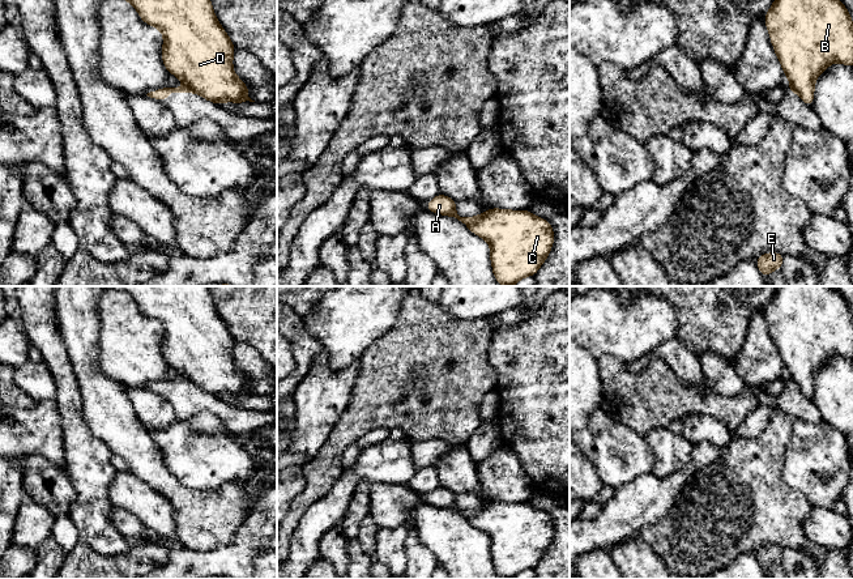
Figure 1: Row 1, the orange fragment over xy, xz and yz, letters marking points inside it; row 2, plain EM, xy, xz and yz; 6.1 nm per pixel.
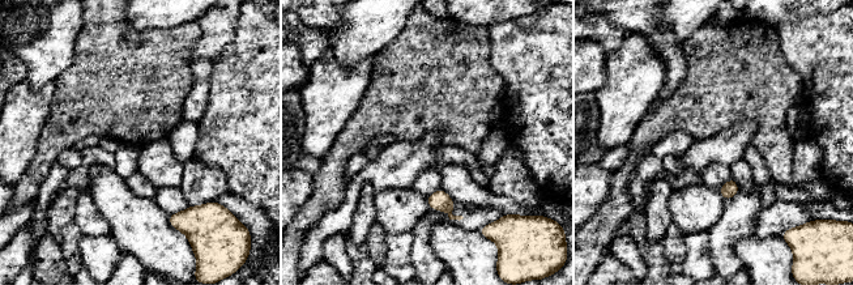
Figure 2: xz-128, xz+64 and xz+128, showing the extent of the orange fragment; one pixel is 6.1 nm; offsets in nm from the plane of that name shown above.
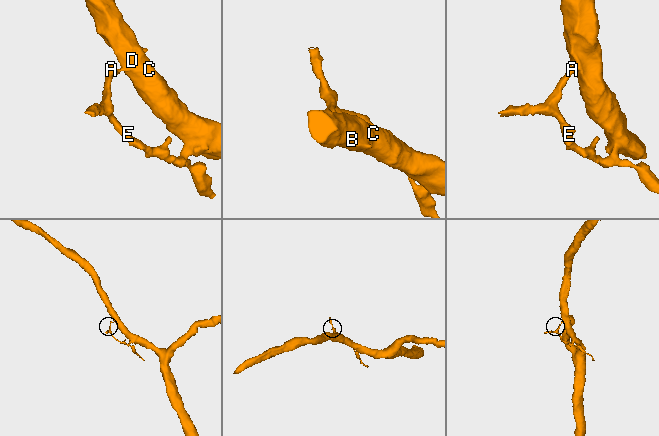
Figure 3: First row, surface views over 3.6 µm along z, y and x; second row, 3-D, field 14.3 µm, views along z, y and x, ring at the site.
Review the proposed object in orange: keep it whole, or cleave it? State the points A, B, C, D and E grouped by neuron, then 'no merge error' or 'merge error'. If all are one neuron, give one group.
groups A E / B C D; merge error

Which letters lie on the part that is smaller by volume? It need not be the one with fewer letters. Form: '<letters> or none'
A, E

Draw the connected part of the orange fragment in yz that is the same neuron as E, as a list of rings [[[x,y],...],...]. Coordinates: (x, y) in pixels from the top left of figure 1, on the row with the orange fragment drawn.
[[[768,252],[764,255],[760,255],[755,263],[763,274],[764,278],[767,278],[772,271],[781,269],[782,267],[784,255],[780,252]]]

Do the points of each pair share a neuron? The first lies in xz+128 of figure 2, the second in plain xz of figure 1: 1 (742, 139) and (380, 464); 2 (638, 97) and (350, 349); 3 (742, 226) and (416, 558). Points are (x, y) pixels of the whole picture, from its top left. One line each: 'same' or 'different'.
1: same
2: different
3: same

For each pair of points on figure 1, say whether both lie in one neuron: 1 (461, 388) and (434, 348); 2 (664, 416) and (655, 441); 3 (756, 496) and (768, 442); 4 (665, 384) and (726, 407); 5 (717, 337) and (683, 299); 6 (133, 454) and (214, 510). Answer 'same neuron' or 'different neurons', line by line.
1: same neuron
2: different neurons
3: same neuron
4: same neuron
5: same neuron
6: same neuron

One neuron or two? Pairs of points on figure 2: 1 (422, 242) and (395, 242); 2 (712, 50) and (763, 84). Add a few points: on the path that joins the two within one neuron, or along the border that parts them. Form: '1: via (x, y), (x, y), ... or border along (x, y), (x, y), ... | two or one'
1: border along (412, 232), (410, 262), (416, 271) | two
2: via (725, 63), (734, 72), (750, 79) | one

